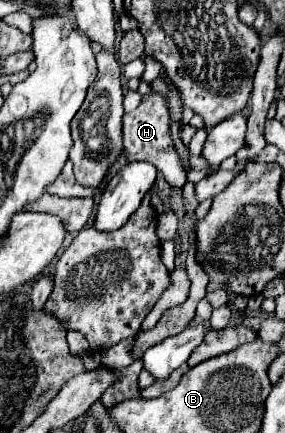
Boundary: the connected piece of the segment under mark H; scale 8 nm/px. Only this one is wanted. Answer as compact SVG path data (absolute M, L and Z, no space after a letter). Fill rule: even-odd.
M151 88L151 94L145 96L133 112L127 112L123 116L123 152L129 162L145 160L145 162L151 162L153 166L157 166L157 170L165 176L165 180L171 186L181 188L185 184L187 172L181 164L181 160L177 158L177 152L175 152L171 136L169 136L169 112L167 112L167 104L165 104L165 98L161 92L155 92Z

